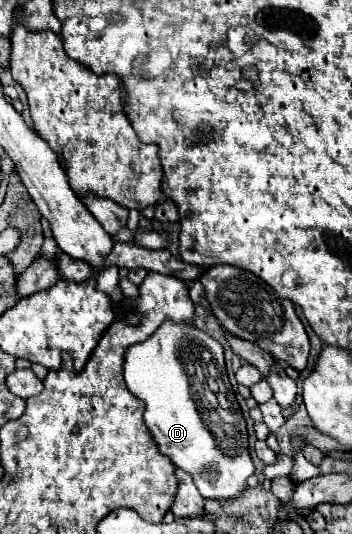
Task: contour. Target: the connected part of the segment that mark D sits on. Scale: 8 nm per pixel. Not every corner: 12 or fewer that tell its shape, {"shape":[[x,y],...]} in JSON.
{"shape":[[168,319],[126,349],[160,453],[206,499],[254,465],[222,345]]}

